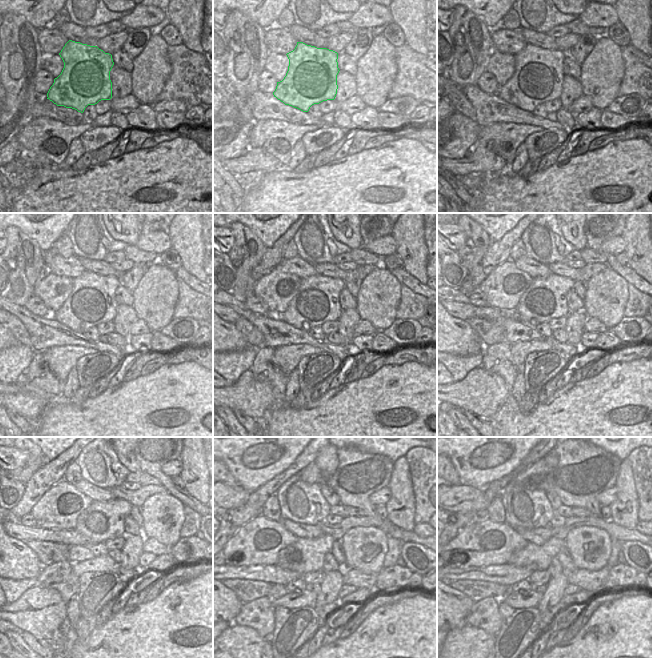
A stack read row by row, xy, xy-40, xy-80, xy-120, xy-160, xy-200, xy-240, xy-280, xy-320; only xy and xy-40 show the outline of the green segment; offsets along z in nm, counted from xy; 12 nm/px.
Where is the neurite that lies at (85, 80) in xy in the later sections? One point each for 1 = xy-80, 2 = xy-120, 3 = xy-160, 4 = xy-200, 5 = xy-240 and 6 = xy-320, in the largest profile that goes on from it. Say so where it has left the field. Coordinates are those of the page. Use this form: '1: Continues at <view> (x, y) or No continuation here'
1: Continues at xy-80 (538, 72)
2: Continues at xy-120 (90, 303)
3: Continues at xy-160 (315, 303)
4: Continues at xy-200 (541, 302)
5: Continues at xy-240 (95, 523)
6: Continues at xy-320 (551, 547).

